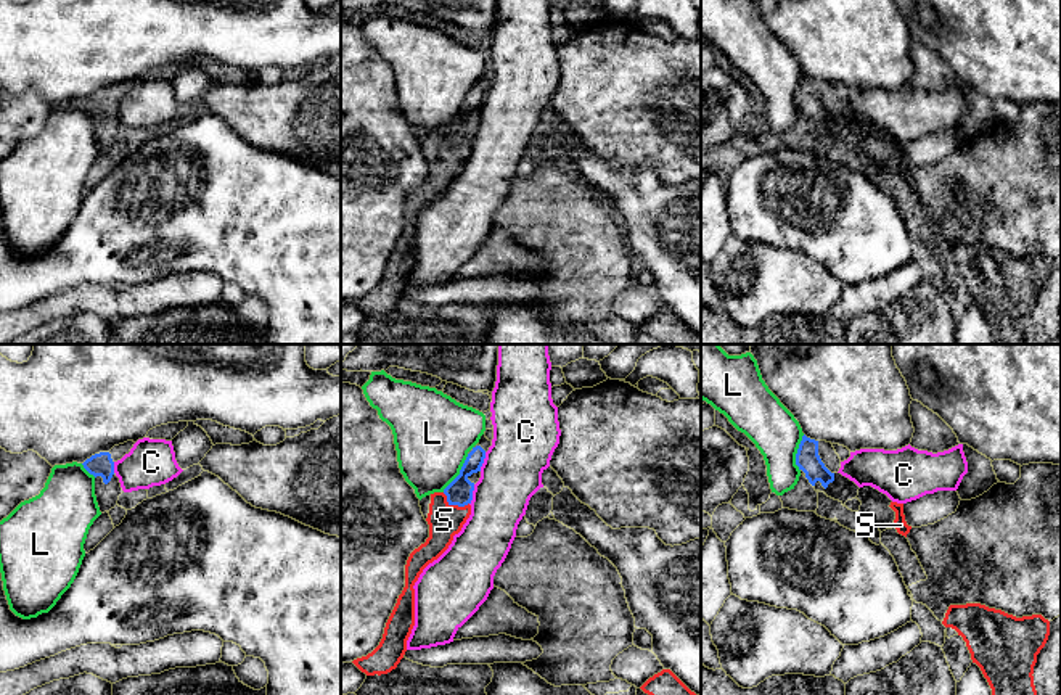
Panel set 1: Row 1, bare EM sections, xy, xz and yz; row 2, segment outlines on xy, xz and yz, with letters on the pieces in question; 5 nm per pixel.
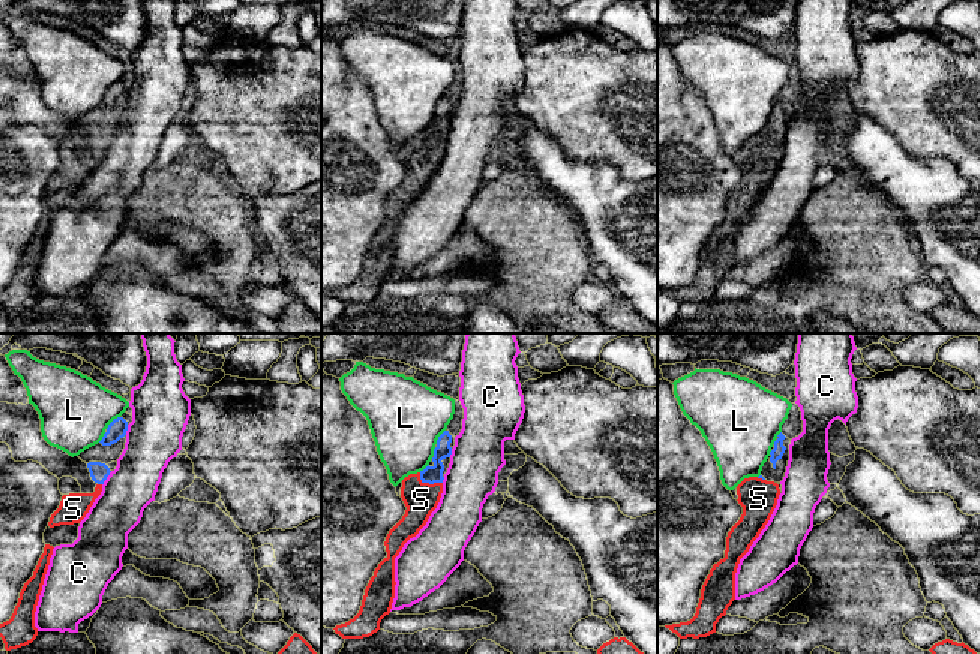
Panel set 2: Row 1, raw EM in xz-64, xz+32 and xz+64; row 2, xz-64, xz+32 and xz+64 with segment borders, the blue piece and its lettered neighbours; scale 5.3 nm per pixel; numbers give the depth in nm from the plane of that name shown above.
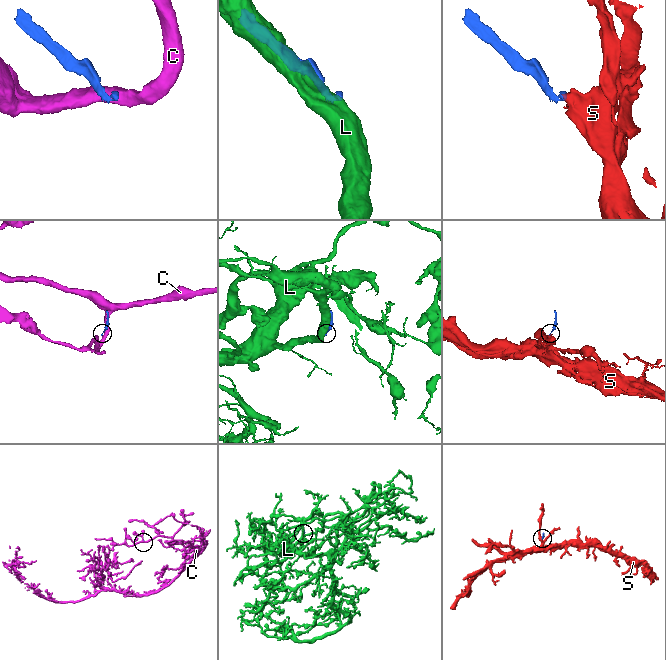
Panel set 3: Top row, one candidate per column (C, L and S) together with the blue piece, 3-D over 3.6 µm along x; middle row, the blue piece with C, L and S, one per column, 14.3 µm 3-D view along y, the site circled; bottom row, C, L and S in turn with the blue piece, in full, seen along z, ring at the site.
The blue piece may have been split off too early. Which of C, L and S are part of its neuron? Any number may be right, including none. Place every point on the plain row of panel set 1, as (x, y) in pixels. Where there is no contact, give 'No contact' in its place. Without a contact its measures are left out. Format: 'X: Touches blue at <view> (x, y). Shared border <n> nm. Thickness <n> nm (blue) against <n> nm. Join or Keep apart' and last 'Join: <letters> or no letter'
C: Touches blue at xz (471, 134). Shared border 110 nm. Thickness 130 nm (blue) against 300 nm. Keep apart
L: Touches blue at xz (460, 113). Shared border 240 nm. Thickness 130 nm (blue) against 400 nm. Keep apart
S: Touches blue at xz (454, 143). Shared border 150 nm. Thickness 130 nm (blue) against 170 nm. Join
Join: S

